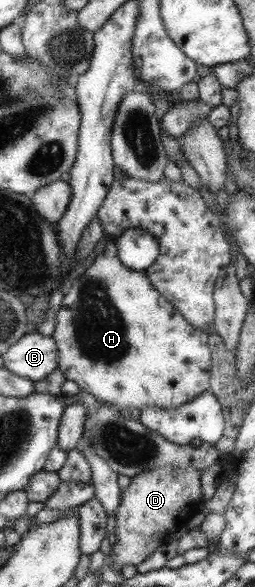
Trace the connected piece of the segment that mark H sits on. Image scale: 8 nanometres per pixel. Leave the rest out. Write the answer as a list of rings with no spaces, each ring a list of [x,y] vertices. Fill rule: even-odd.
[[[113,240],[106,243],[102,254],[77,276],[68,292],[62,295],[56,311],[54,332],[57,367],[65,380],[73,381],[101,405],[110,403],[123,412],[130,407],[169,409],[179,407],[203,394],[209,385],[209,349],[207,332],[193,326],[151,284],[143,271],[125,267],[117,257]]]

